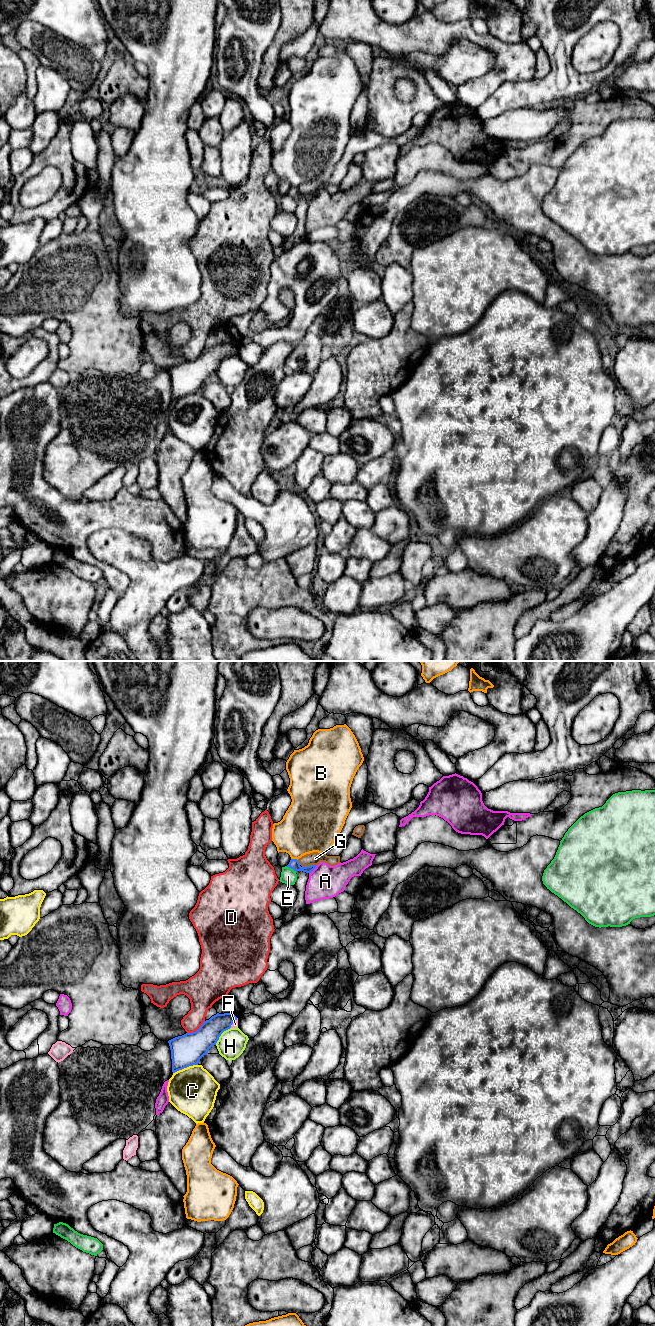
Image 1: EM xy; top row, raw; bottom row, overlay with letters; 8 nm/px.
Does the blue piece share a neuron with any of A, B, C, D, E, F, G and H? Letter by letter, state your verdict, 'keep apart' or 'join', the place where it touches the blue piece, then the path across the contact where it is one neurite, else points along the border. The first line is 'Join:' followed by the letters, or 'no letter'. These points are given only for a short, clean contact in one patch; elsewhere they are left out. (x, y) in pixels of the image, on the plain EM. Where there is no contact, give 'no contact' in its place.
Join: no letter
A: keep apart; contact xy (313, 197)
B: keep apart; contact xy (294, 187)
C: keep apart; contact xy (185, 395)
D: keep apart; contact xy (197, 358)
E: keep apart; contact xy (291, 196)
F: keep apart; contact xy (233, 350)
G: keep apart; contact xy (309, 194); border xy (316, 192), (302, 194)
H: keep apart; contact xy (220, 363); border xy (230, 355), (221, 362), (215, 372)

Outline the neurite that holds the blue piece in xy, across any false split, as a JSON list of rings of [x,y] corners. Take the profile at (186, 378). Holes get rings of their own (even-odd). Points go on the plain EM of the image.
[[[232,340],[217,341],[204,349],[197,359],[169,368],[172,400],[198,393],[200,387],[208,382],[213,373],[216,373],[221,362],[230,357],[236,348],[237,345]]]

